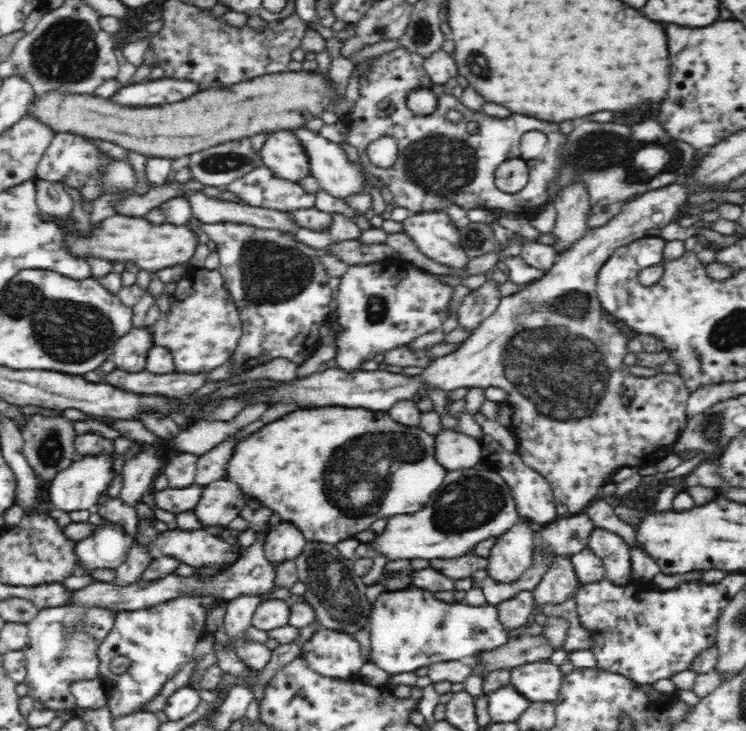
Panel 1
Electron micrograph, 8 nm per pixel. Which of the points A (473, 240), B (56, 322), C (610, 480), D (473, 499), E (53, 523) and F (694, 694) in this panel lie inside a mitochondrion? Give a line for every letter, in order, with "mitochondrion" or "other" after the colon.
A: mitochondrion
B: mitochondrion
C: other
D: mitochondrion
E: other
F: other

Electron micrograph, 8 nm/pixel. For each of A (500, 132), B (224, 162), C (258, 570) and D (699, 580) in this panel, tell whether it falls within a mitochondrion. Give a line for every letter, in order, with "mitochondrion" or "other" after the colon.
A: other
B: mitochondrion
C: other
D: other

